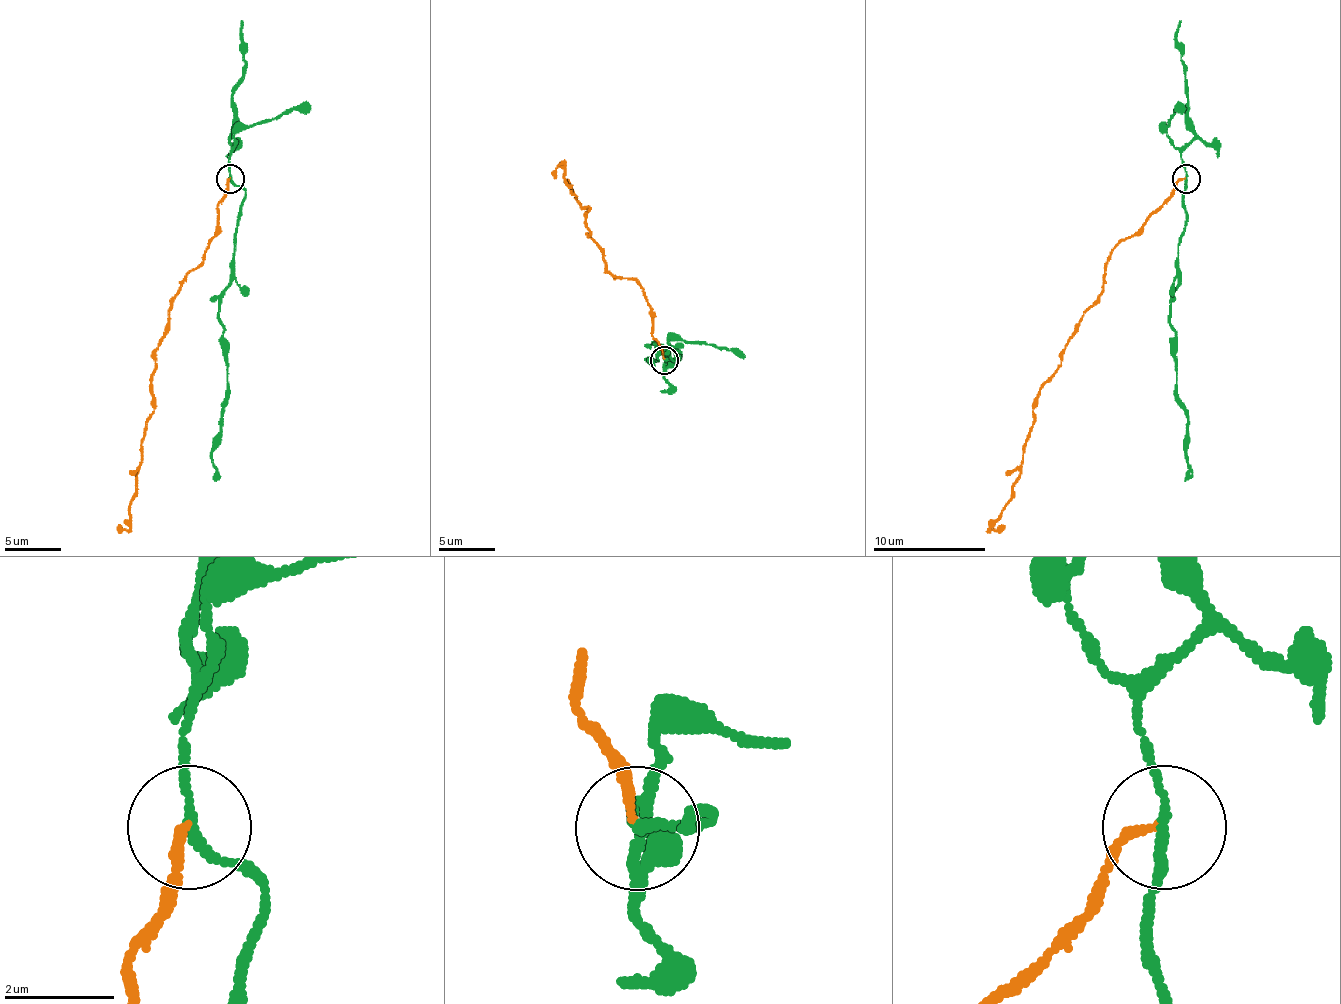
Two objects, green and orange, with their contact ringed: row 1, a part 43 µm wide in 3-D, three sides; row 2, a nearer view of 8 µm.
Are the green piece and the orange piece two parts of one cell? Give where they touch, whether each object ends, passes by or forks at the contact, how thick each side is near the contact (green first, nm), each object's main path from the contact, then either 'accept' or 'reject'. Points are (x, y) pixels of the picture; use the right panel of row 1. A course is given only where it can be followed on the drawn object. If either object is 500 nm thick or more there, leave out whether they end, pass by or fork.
at (1186, 178); green passes by; orange ends there; 150 nm thick on the green side, 160 nm on the other; green runs (1186, 178), (1183, 192), (1186, 212), (1177, 248), (1177, 279), (1169, 305), (1177, 401), (1188, 420), (1186, 480); orange runs (1186, 178), (1115, 248), (1101, 296), (1042, 387), (1013, 497), (994, 525), (1005, 525); reject

